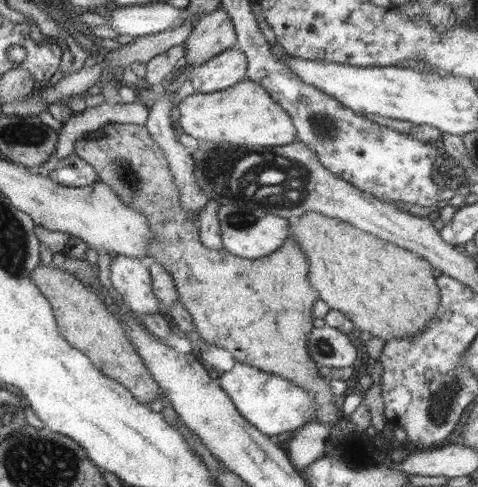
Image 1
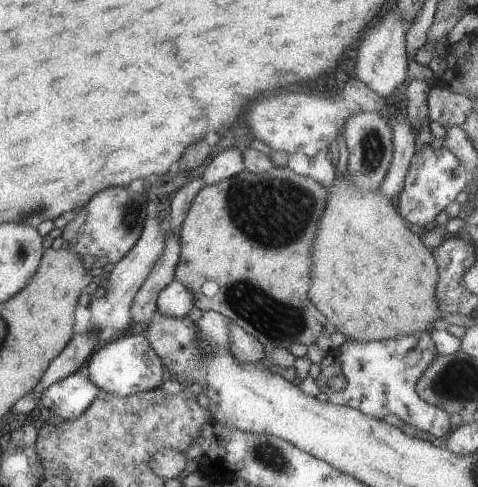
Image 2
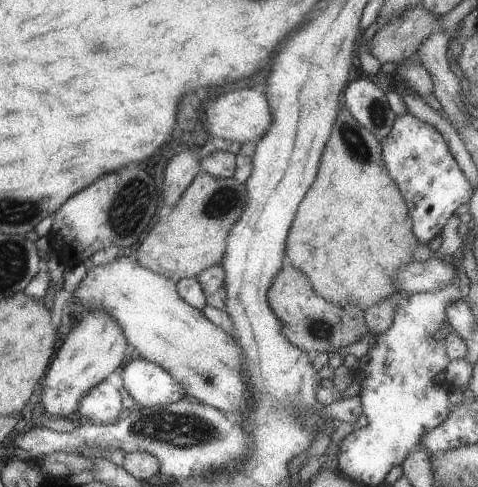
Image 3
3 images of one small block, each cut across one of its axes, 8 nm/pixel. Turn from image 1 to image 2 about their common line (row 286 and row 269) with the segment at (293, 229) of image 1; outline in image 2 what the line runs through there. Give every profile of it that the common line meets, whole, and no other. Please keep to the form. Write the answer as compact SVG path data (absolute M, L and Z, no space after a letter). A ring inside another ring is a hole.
M350 173L334 179L329 190L326 212L318 224L318 236L312 244L312 276L308 298L314 307L345 338L371 342L400 338L414 332L427 332L442 320L436 302L438 268L432 249L424 245L416 229L400 216L398 208L380 192L364 195L351 182Z

